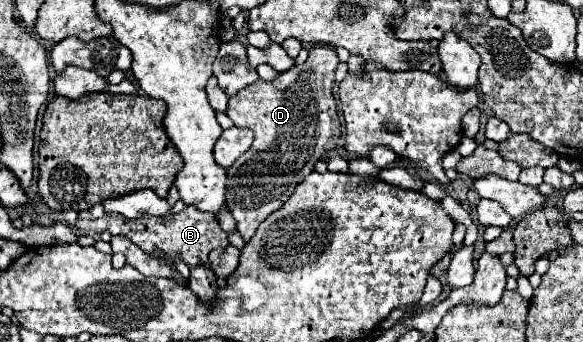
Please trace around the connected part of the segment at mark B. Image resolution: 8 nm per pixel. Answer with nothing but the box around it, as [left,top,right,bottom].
[94,205,228,269]

